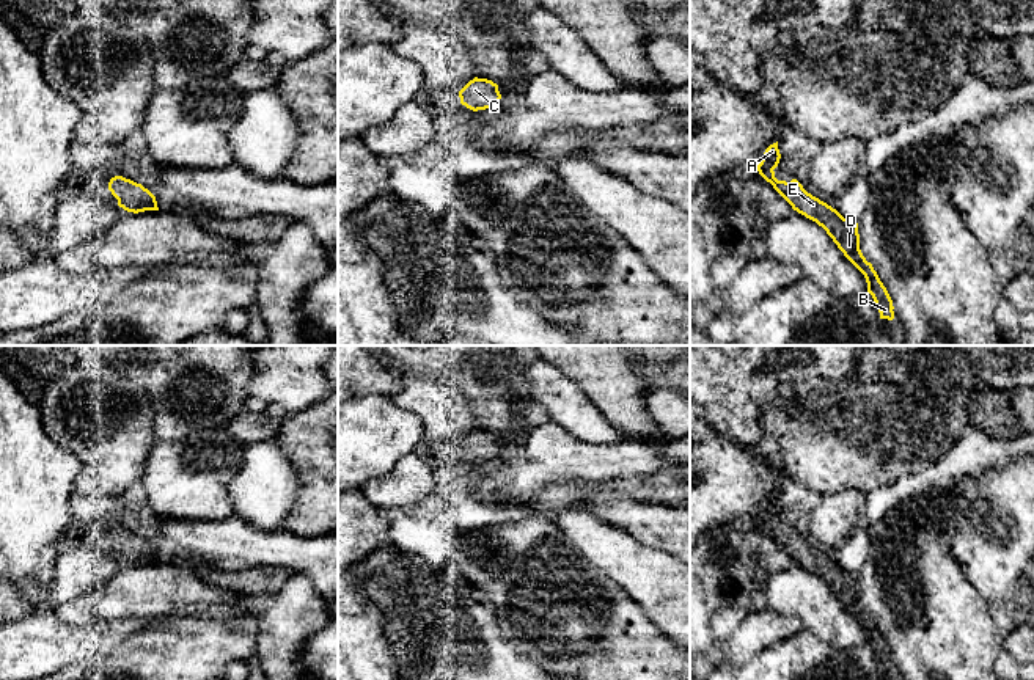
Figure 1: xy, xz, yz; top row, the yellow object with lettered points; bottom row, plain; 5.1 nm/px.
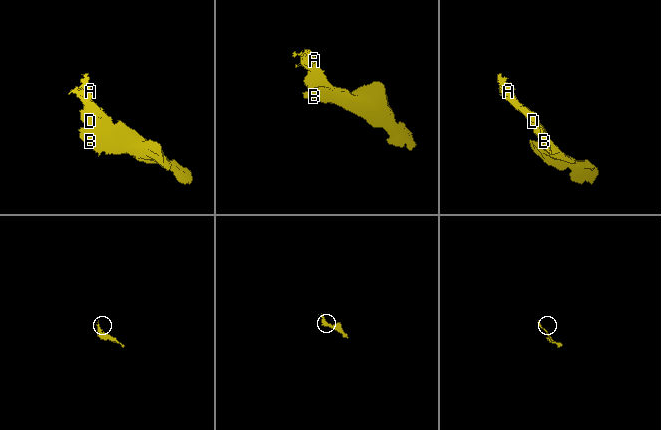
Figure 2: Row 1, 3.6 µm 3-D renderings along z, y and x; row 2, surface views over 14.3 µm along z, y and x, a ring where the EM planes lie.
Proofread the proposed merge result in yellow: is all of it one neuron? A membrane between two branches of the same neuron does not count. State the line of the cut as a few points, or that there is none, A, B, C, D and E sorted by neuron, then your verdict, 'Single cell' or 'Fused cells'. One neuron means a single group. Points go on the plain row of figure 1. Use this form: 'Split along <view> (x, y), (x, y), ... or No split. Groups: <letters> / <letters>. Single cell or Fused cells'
No split. Groups: A B C D E. Single cell

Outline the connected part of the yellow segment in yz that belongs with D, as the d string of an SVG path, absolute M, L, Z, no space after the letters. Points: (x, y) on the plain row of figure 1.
M776 493L765 501L757 517L759 526L773 537L794 562L816 573L827 583L844 608L864 627L867 644L875 653L880 671L893 672L893 652L872 616L866 612L860 601L858 575L844 570L836 561L808 545L797 531L790 534L778 532L773 521L778 518L779 510L781 506Z

